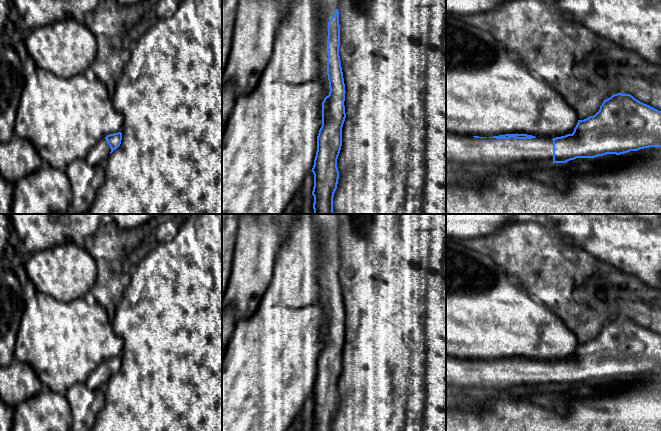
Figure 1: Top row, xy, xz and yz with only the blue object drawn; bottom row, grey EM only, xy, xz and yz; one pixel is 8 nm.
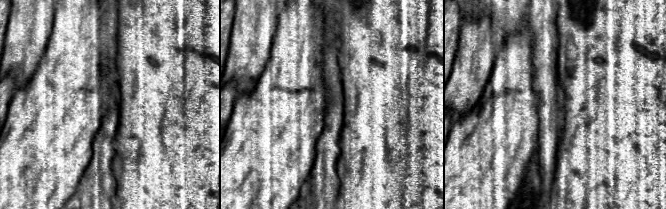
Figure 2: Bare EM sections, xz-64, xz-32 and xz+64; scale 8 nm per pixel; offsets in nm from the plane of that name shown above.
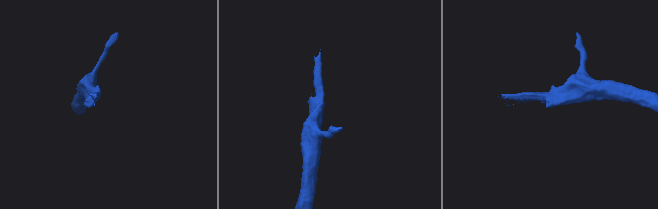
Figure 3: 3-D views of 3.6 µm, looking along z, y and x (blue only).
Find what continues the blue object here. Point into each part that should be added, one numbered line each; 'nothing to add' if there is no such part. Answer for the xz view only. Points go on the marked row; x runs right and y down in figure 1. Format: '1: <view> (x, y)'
1: xz (326, 9)

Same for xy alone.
1: xy (100, 152)

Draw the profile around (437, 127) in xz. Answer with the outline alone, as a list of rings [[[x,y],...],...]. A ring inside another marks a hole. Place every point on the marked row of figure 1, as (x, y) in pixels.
[[[339,0],[339,56],[345,84],[346,118],[342,127],[342,146],[337,159],[339,179],[333,197],[334,214],[446,214],[446,0]]]

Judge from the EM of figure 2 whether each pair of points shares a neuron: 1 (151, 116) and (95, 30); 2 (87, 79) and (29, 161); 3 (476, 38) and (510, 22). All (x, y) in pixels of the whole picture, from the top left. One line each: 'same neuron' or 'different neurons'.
1: different neurons
2: same neuron
3: different neurons

